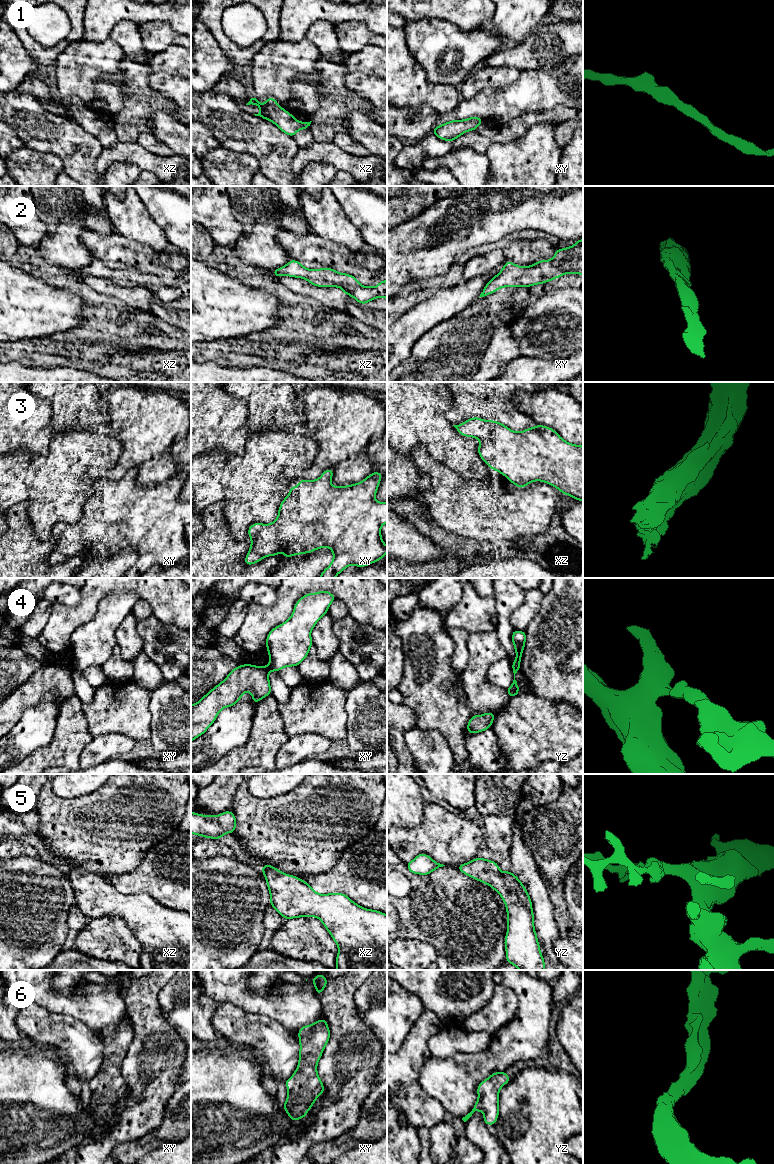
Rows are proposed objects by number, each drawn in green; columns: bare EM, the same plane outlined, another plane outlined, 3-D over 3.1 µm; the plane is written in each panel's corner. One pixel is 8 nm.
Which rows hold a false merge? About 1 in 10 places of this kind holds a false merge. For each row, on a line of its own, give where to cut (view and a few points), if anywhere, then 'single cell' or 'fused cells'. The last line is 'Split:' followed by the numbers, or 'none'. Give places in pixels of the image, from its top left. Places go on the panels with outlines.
1: no cut | single cell
2: no cut | single cell
3: no cut | single cell
4: yz (512, 666), (518, 670) | fused cells
5: no cut | single cell
6: no cut | single cell
Split: 4

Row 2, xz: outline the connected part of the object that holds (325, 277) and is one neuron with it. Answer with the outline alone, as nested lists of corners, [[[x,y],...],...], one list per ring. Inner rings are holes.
[[[290,260],[286,265],[275,269],[273,275],[303,278],[317,287],[338,287],[360,304],[367,304],[375,298],[387,299],[386,280],[380,280],[375,287],[362,286],[358,279],[350,274],[340,273],[333,268],[307,269],[296,260]]]

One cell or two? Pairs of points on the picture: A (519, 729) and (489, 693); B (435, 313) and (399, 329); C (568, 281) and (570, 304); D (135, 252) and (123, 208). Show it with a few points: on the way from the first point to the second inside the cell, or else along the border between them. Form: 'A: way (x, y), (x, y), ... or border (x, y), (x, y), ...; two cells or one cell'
A: border (511, 698), (508, 705), (495, 715); two cells
B: way (426, 314), (408, 327); one cell
C: border (572, 287), (555, 288), (546, 293); two cells
D: border (116, 231), (129, 239), (148, 245), (154, 250); two cells

